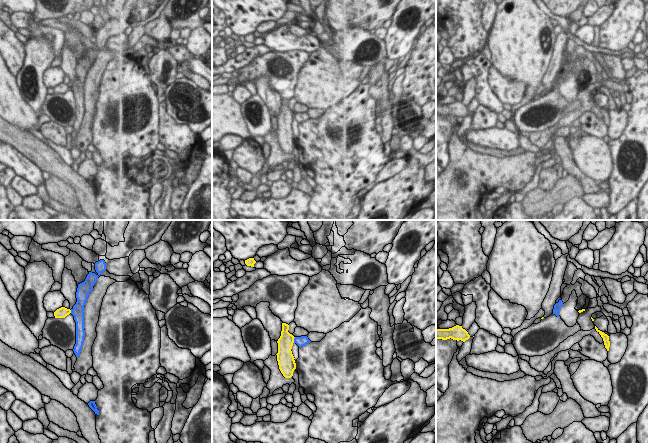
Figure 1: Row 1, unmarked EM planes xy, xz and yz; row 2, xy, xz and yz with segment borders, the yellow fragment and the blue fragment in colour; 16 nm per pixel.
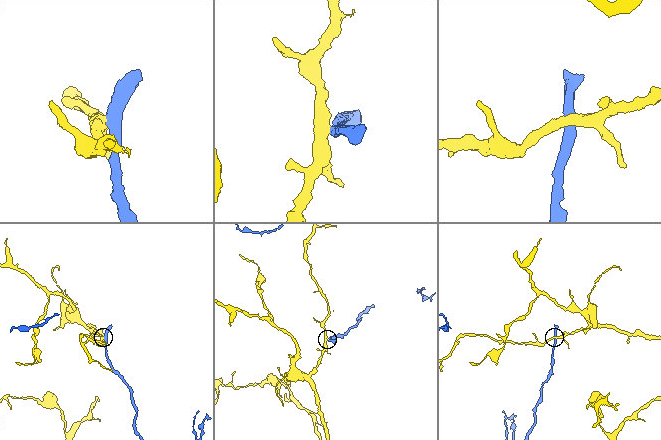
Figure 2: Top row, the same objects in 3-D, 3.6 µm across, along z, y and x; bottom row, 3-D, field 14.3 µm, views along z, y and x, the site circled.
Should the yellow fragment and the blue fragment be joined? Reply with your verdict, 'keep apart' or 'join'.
keep apart

